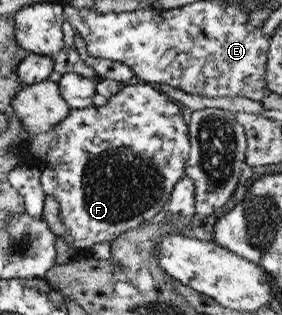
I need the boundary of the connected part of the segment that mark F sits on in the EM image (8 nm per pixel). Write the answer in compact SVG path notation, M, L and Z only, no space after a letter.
M138 83L134 85L125 85L120 92L116 93L102 106L90 106L84 109L70 109L69 115L65 117L61 123L55 125L53 130L56 132L56 140L52 142L52 148L47 154L45 161L40 164L41 167L41 184L46 194L57 197L59 205L61 206L62 223L68 229L68 240L71 247L73 247L78 255L89 253L96 243L109 243L118 239L118 235L123 235L132 229L136 229L152 219L162 205L168 201L170 193L173 193L178 181L180 181L186 173L186 159L188 157L188 149L191 148L188 141L188 130L186 123L182 119L180 107L178 104L172 103L172 99L166 99L162 93L158 93L154 87L148 83Z

